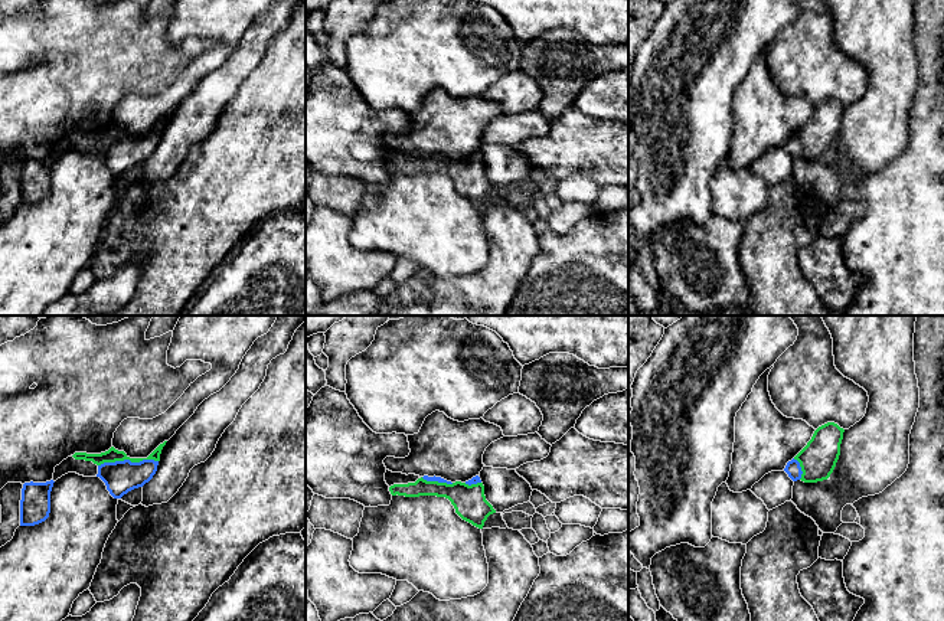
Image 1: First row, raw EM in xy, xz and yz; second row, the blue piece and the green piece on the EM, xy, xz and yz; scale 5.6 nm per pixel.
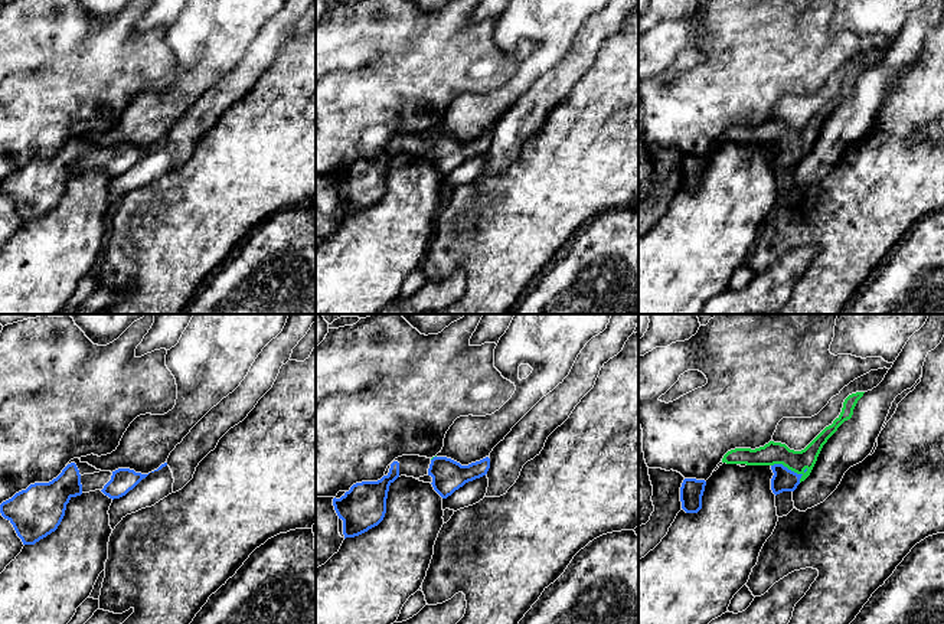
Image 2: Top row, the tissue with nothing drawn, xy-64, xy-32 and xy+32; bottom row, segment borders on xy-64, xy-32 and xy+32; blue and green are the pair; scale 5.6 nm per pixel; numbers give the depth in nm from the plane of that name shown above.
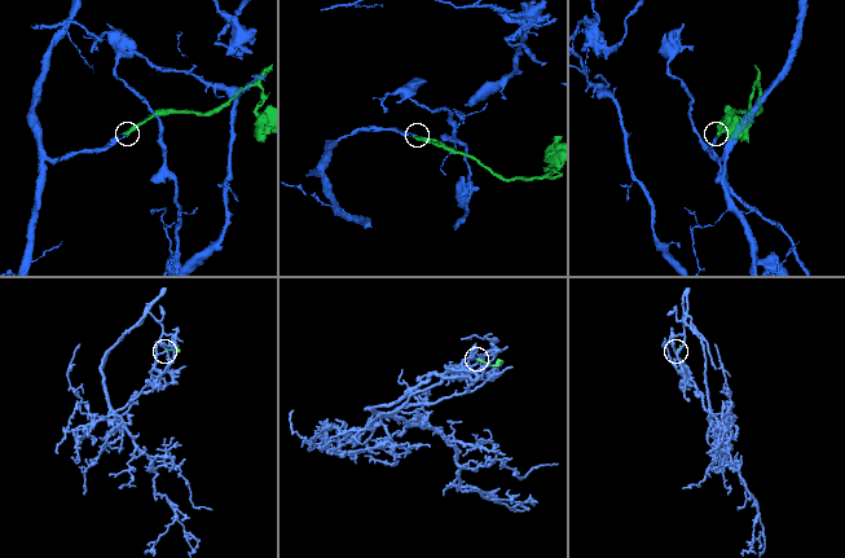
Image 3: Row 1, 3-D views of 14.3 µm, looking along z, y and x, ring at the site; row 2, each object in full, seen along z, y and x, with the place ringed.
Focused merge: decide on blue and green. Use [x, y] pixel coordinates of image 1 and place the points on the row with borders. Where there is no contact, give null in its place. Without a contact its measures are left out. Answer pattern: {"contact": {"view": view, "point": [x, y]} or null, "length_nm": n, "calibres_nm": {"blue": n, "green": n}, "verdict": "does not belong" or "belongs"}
{"contact": {"view": "xy", "point": [127, 460]}, "length_nm": 340, "calibres_nm": {"blue": 190, "green": 80}, "verdict": "belongs"}

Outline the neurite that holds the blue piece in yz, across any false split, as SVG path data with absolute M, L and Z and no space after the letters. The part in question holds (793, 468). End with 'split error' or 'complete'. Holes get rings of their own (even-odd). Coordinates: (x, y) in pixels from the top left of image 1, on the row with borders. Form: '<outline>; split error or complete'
M834 422L819 426L807 445L787 463L784 471L793 481L827 480L839 460L843 432L845 429Z; split error

